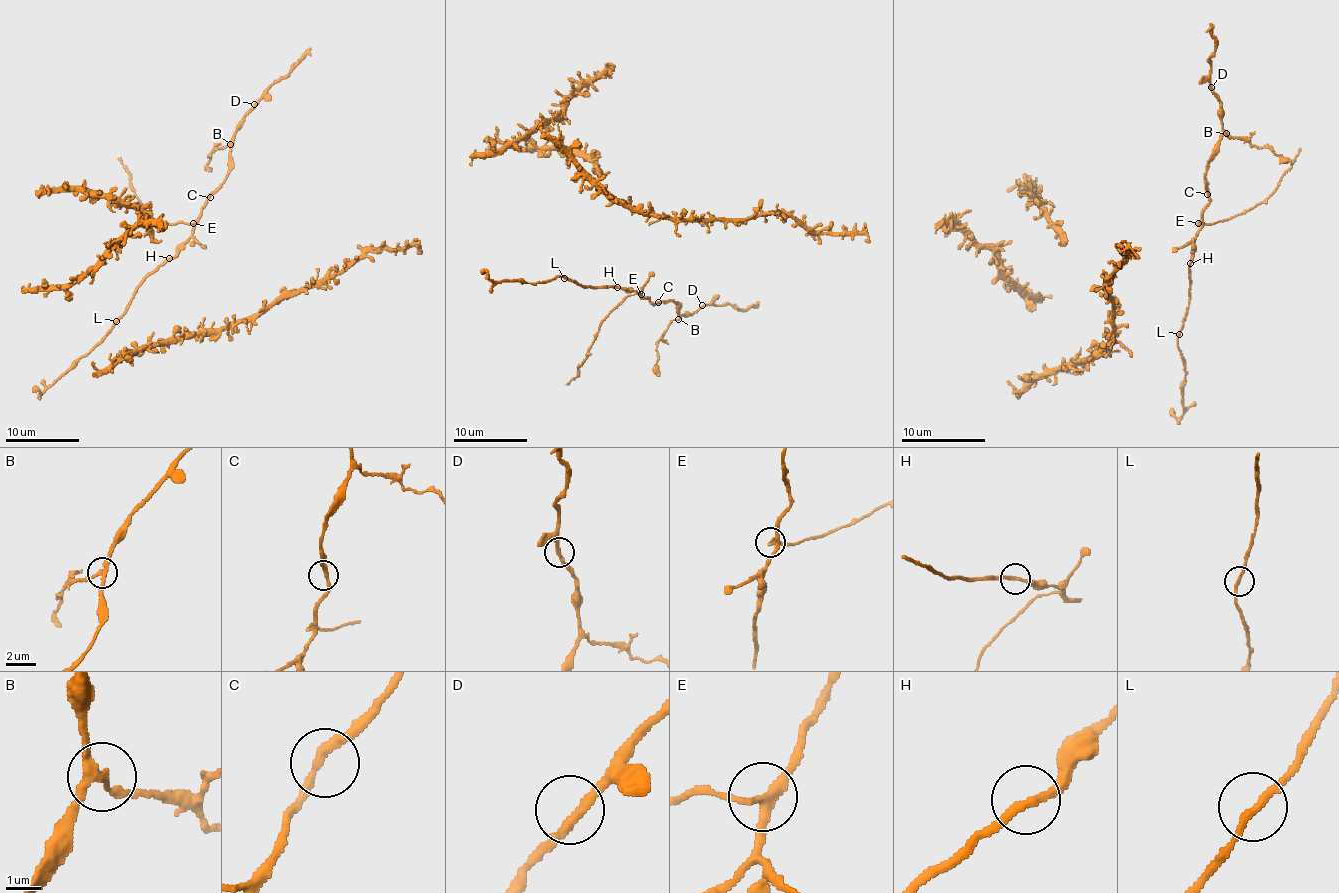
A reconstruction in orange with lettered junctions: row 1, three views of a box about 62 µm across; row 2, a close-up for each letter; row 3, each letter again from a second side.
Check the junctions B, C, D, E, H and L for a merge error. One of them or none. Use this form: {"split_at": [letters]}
{"split_at": ["B"]}

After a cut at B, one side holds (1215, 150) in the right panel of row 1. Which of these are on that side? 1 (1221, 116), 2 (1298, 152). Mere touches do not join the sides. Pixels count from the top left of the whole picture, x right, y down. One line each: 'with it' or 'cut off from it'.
1: with it
2: with it

